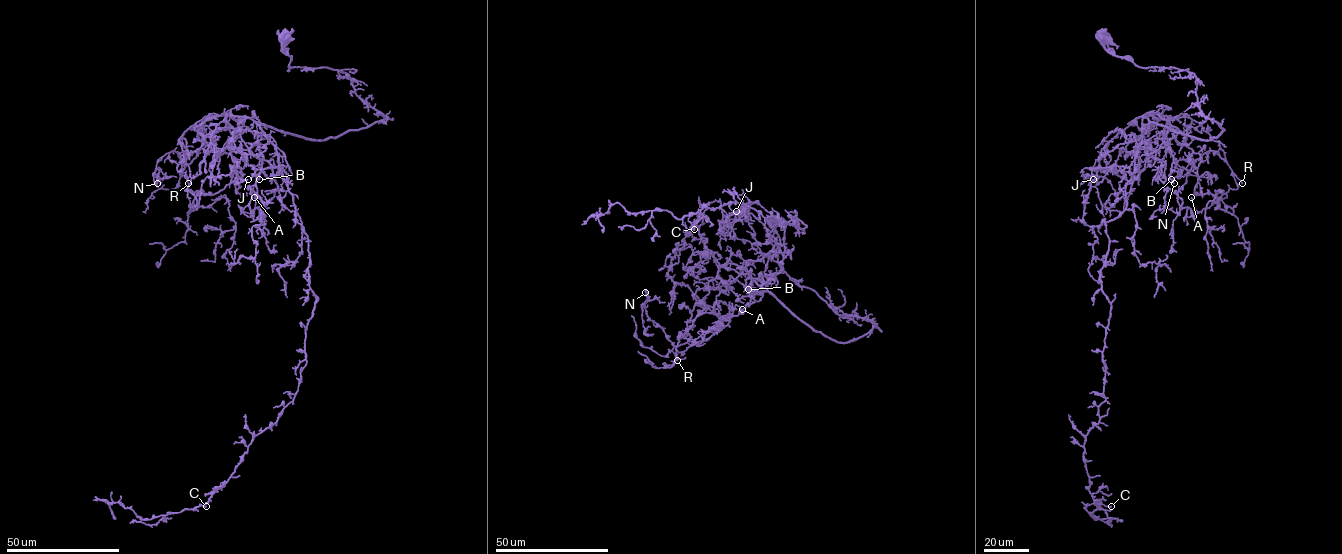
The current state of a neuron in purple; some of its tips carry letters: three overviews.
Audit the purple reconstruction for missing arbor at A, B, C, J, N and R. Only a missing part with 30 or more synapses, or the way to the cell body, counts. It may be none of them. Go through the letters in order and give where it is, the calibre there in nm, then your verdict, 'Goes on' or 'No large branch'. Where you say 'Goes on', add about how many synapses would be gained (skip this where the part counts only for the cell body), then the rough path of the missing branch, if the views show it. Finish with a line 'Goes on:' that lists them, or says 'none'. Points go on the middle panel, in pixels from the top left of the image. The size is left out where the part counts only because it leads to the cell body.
A: Place: (742, 309). Thickness 140 nm. No large branch
B: Place: (748, 289). Thickness 160 nm. No large branch
C: Place: (694, 229). Thickness 140 nm. No large branch
J: Place: (736, 211). Thickness 220 nm. No large branch
N: Place: (645, 292). Thickness 160 nm. No large branch
R: Place: (677, 360). Thickness 130 nm. No large branch
Goes on: none

